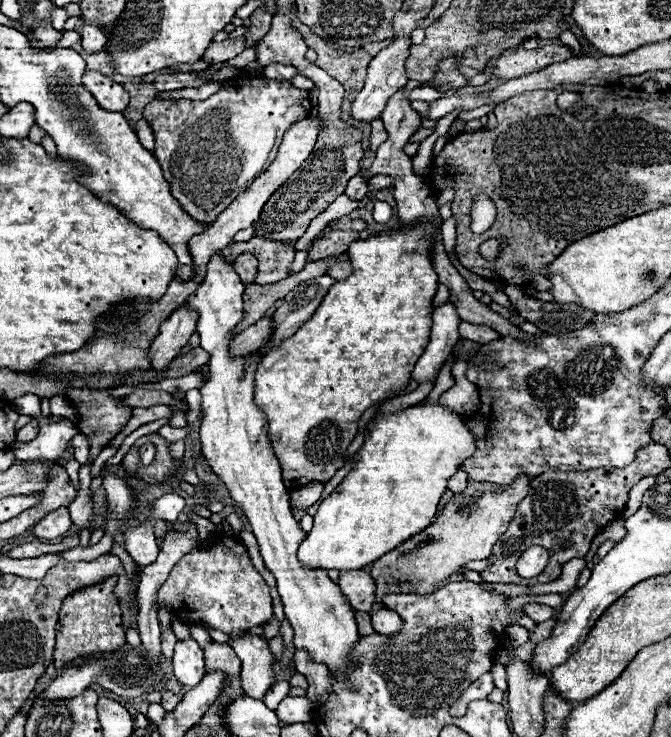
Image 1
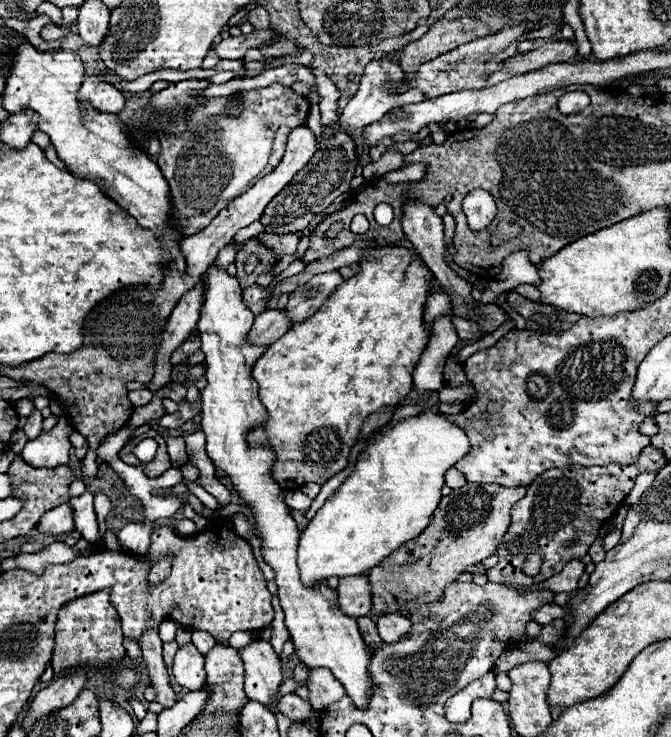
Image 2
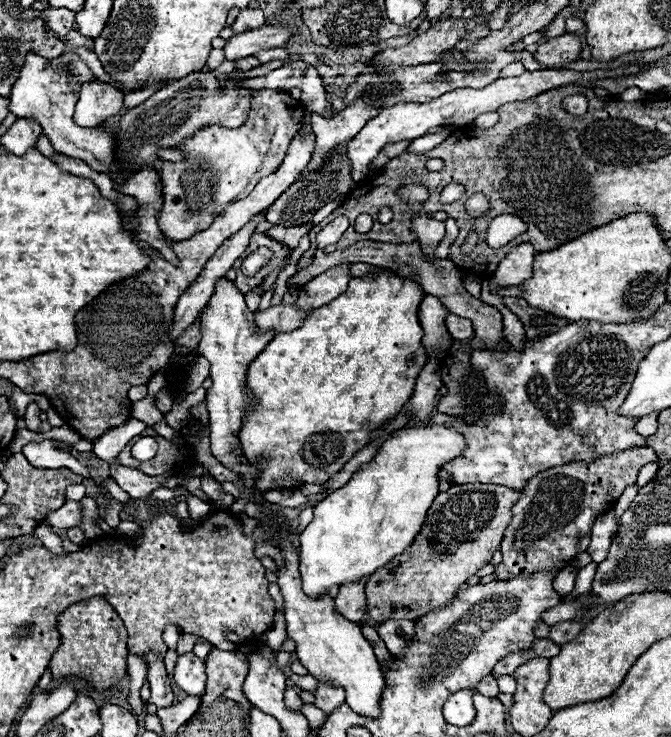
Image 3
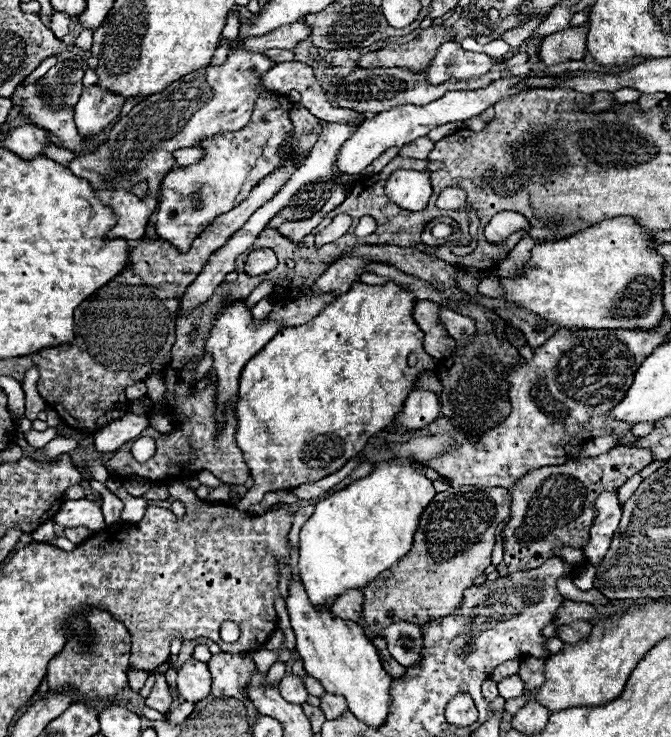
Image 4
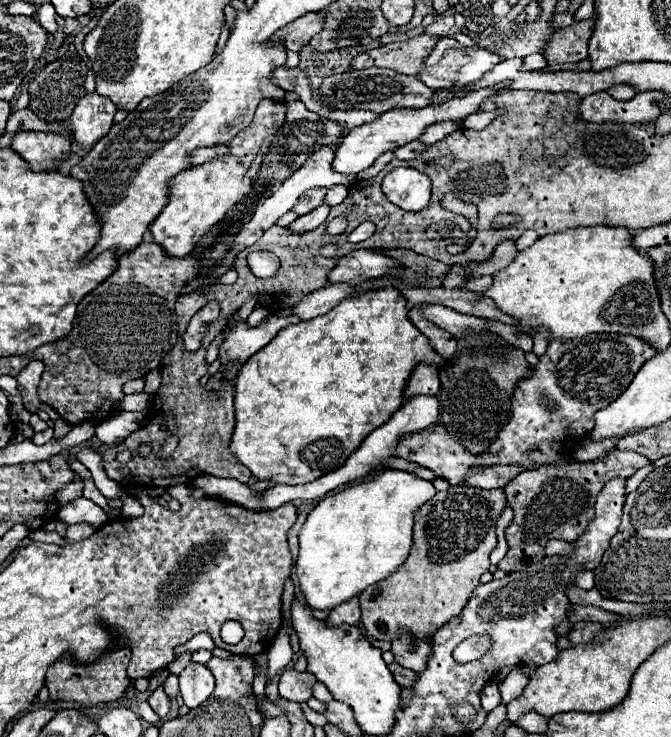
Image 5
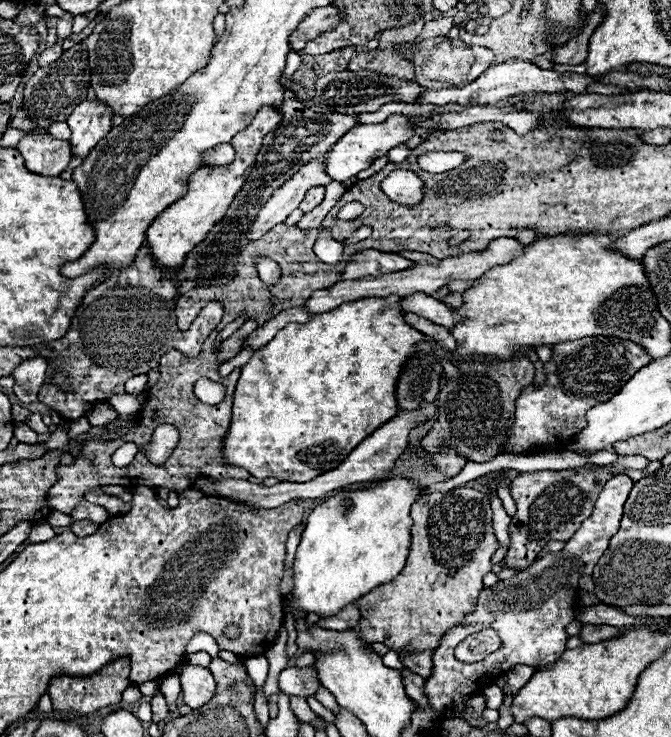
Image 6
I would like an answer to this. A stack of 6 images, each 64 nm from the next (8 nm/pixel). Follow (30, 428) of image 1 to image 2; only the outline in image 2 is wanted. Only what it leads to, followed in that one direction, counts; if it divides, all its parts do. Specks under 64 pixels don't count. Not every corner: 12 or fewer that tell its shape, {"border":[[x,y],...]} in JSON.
{"border":[[34,410],[22,432],[28,440],[42,432],[42,414]]}

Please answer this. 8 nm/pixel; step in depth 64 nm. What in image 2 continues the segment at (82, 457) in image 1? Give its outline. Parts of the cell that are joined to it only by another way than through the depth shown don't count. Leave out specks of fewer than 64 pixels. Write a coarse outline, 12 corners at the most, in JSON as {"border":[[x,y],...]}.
{"border":[[78,432],[70,434],[76,458],[86,456],[88,442]]}

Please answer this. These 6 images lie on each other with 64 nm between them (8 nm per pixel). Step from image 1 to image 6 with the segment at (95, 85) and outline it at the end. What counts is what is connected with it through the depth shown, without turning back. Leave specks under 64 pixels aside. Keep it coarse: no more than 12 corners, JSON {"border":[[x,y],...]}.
{"border":[[82,100],[68,126],[74,156],[88,152],[112,128],[112,108]]}

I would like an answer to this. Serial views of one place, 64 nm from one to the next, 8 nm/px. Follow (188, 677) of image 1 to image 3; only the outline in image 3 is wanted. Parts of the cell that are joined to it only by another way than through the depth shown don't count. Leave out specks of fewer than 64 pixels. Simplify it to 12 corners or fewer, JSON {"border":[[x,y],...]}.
{"border":[[178,656],[174,680],[186,694],[202,696],[204,660]]}

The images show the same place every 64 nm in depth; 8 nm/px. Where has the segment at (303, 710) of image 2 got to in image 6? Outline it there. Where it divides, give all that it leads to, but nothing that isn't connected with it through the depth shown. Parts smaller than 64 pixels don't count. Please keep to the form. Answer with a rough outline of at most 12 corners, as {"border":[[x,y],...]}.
{"border":[[314,668],[280,672],[280,692],[308,698],[320,682]]}

